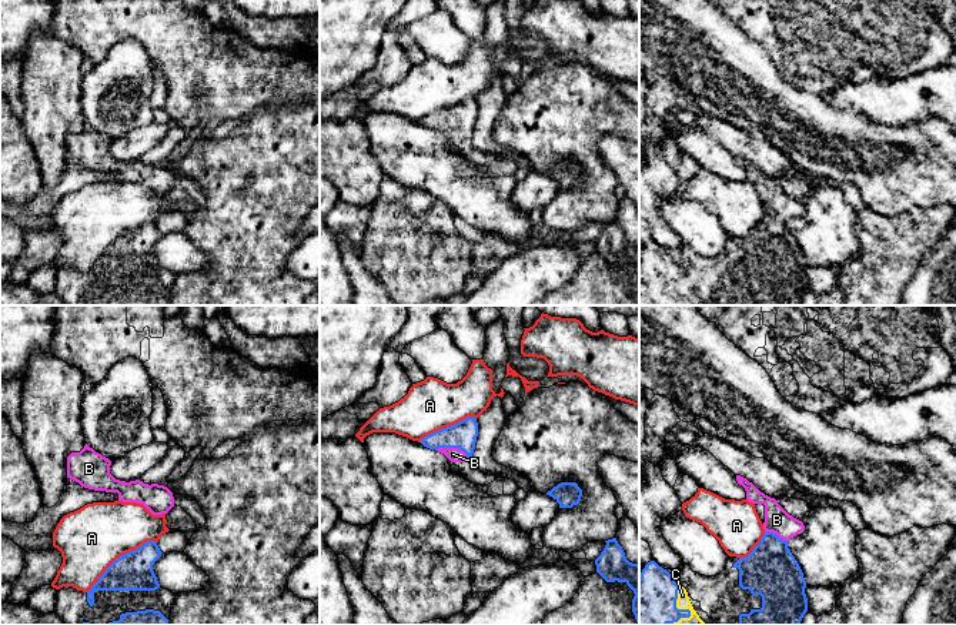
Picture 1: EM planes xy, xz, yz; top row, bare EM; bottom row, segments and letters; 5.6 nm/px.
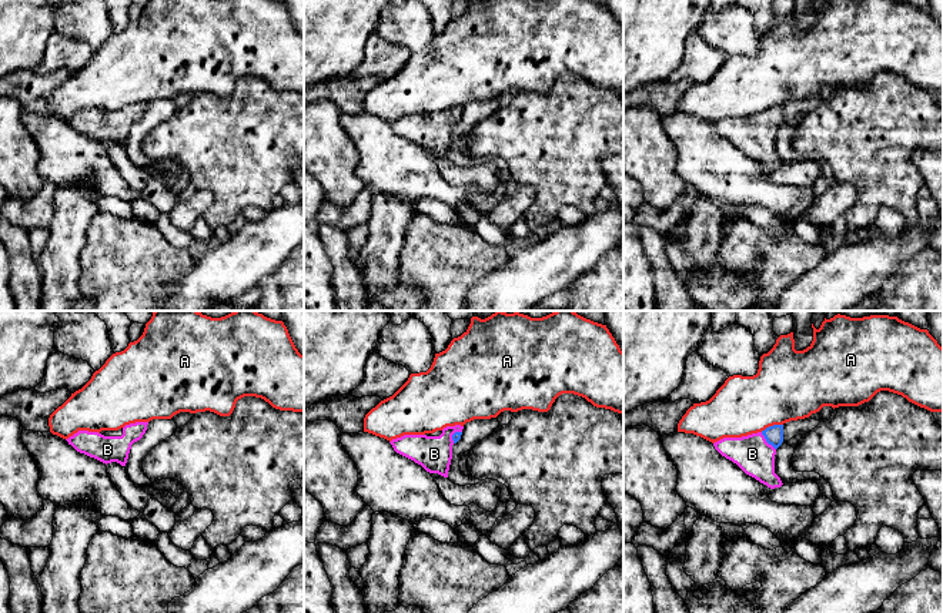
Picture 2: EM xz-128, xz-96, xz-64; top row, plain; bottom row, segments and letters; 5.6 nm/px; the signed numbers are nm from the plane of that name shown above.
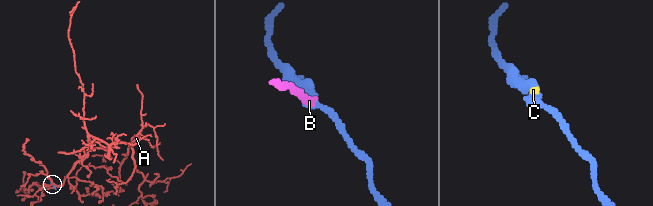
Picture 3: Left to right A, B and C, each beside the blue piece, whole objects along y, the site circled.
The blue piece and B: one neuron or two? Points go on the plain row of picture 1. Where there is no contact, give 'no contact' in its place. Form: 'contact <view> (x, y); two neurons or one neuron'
contact xz (454, 127); one neuron

